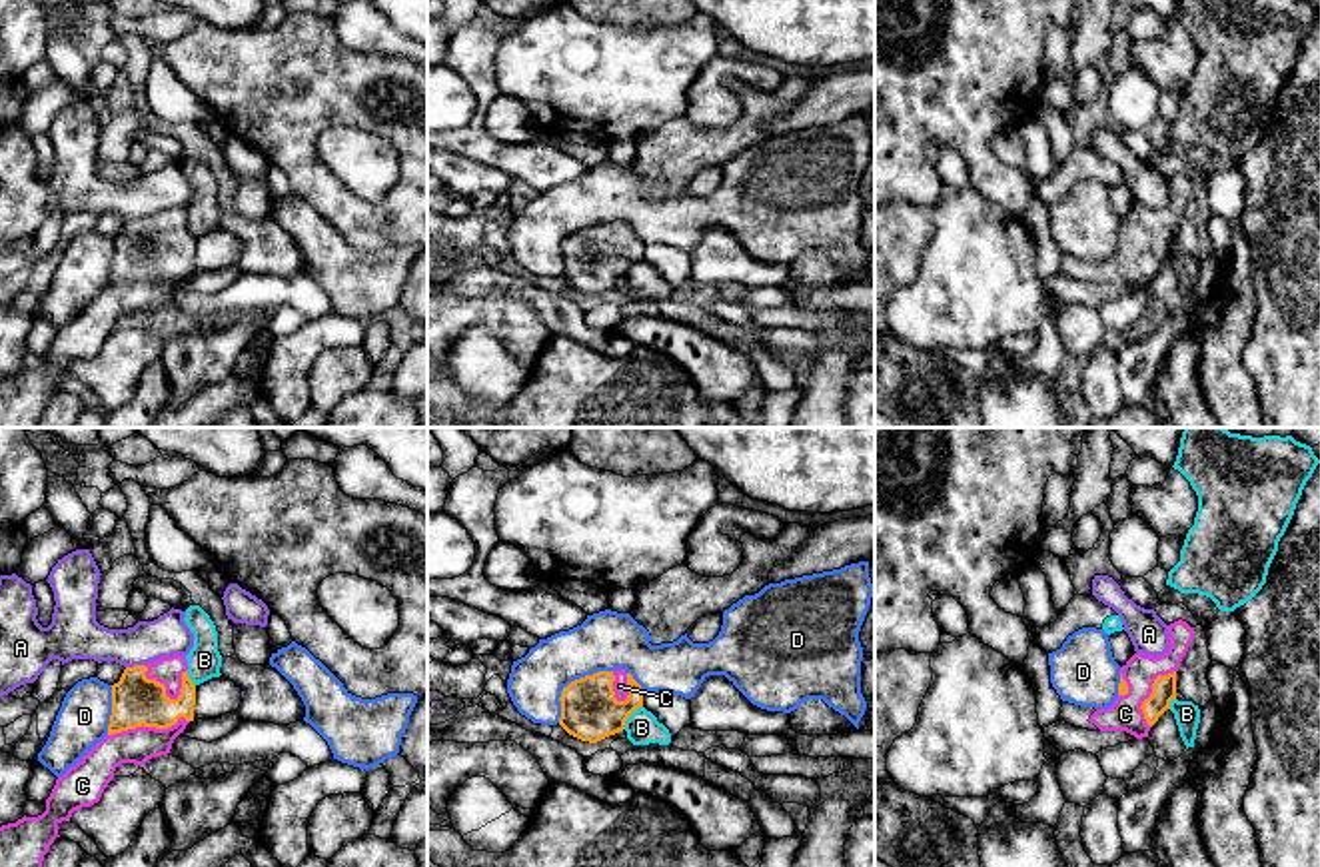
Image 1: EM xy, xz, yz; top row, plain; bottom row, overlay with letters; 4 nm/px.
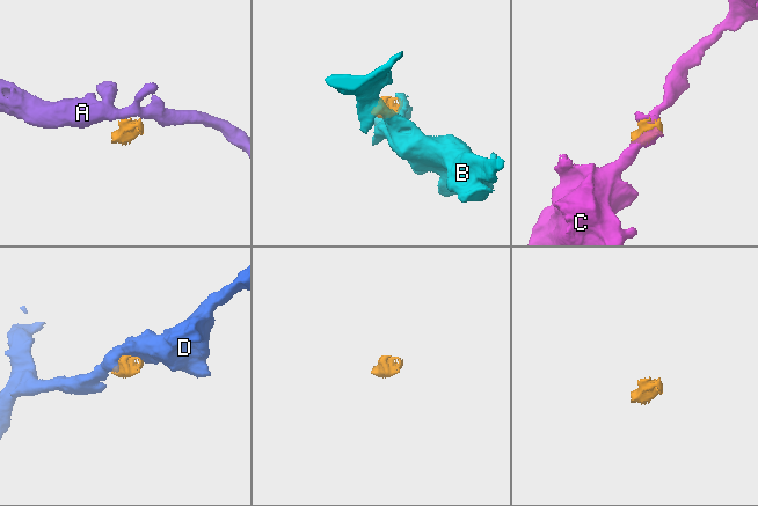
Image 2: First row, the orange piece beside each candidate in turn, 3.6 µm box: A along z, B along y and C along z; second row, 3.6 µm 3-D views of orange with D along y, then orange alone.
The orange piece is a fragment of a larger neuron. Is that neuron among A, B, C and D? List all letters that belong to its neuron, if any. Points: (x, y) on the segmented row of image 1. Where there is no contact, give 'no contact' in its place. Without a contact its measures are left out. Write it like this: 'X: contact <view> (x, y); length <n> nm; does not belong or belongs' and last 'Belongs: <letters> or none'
A: contact xy (134, 666); length 80 nm; does not belong
B: contact xz (630, 714); length 120 nm; does not belong
C: contact xy (148, 726); length 340 nm; belongs
D: contact xz (572, 682); length 300 nm; does not belong
Belongs: C

